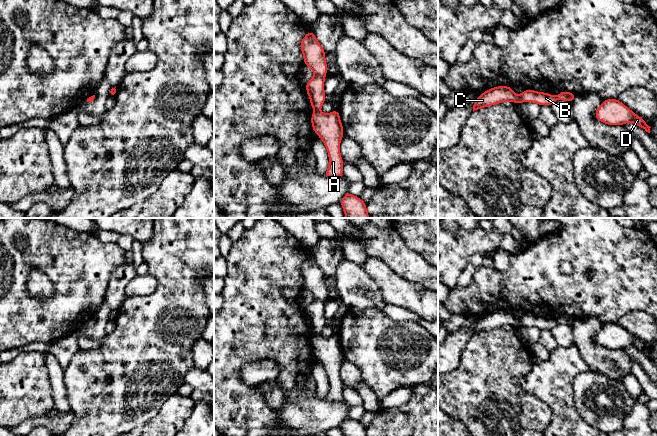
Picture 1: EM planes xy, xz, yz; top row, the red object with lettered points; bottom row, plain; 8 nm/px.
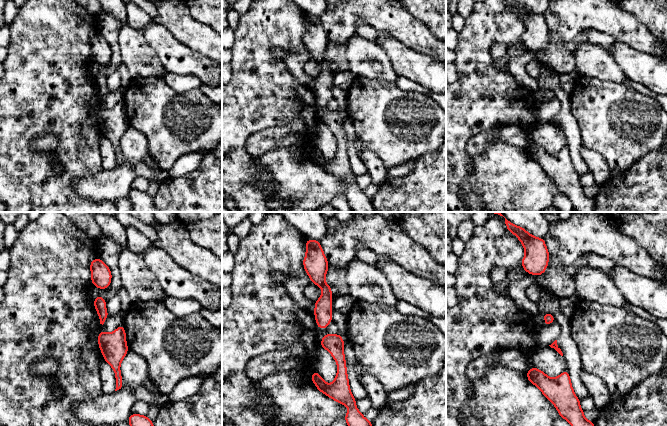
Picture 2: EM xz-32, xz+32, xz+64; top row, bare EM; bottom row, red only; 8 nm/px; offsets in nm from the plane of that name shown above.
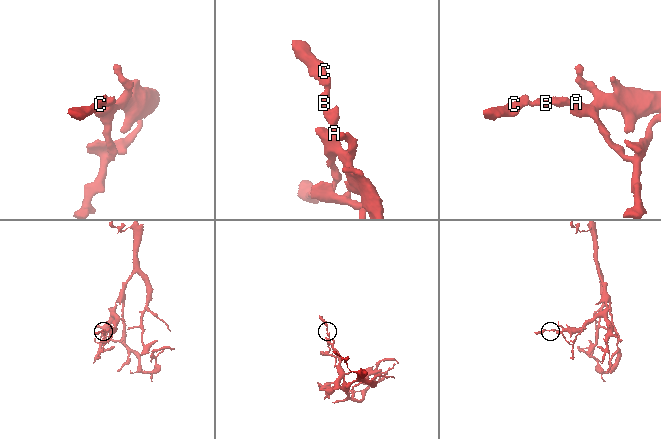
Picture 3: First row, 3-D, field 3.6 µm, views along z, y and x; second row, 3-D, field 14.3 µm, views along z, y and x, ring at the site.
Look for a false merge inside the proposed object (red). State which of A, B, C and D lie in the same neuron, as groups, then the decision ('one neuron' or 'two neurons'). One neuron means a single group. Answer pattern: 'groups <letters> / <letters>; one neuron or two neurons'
groups A B C D; one neuron

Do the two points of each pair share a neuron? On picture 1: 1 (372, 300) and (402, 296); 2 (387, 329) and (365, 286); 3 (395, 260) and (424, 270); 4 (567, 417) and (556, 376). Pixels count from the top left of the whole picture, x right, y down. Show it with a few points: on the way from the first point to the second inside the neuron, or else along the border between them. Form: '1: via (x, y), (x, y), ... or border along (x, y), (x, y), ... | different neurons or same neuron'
1: border along (371, 278), (386, 304) | different neurons
2: border along (353, 306), (359, 308), (378, 308), (381, 311) | different neurons
3: via (402, 260), (417, 269) | same neuron
4: via (563, 407), (556, 386) | same neuron

